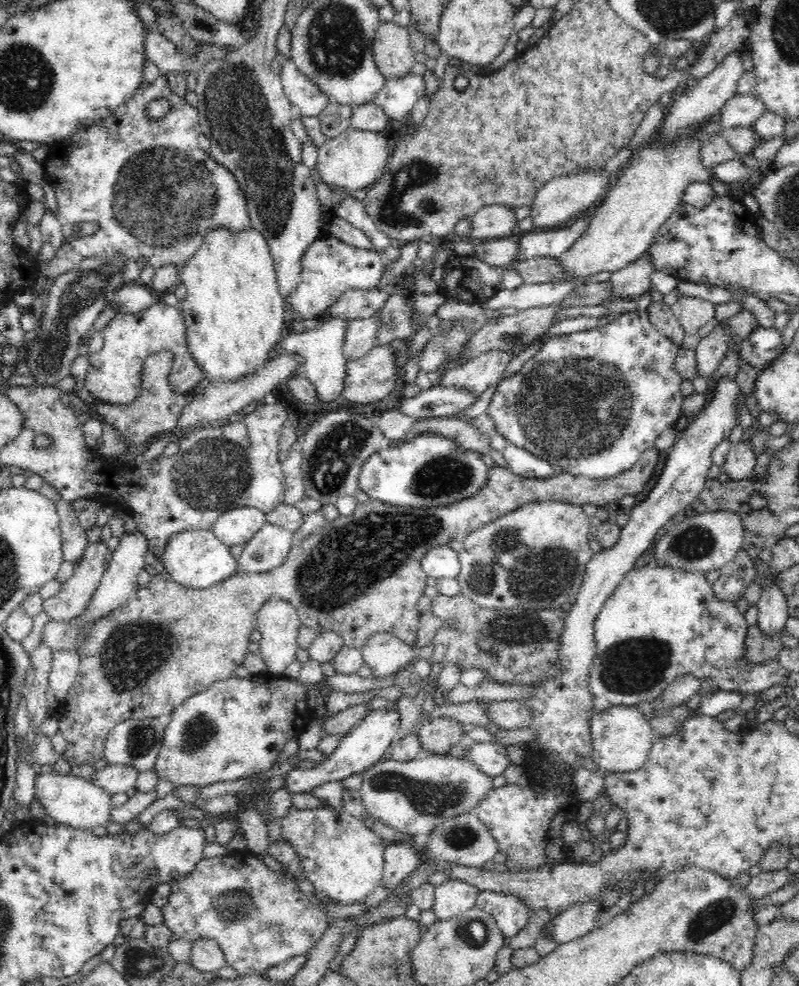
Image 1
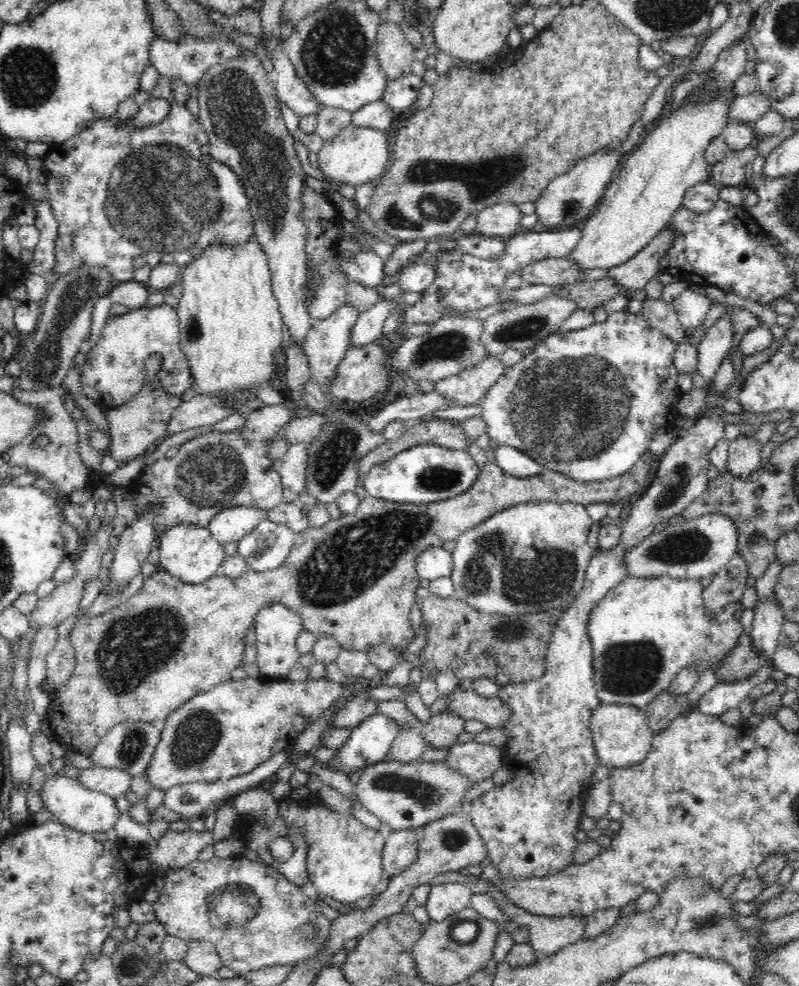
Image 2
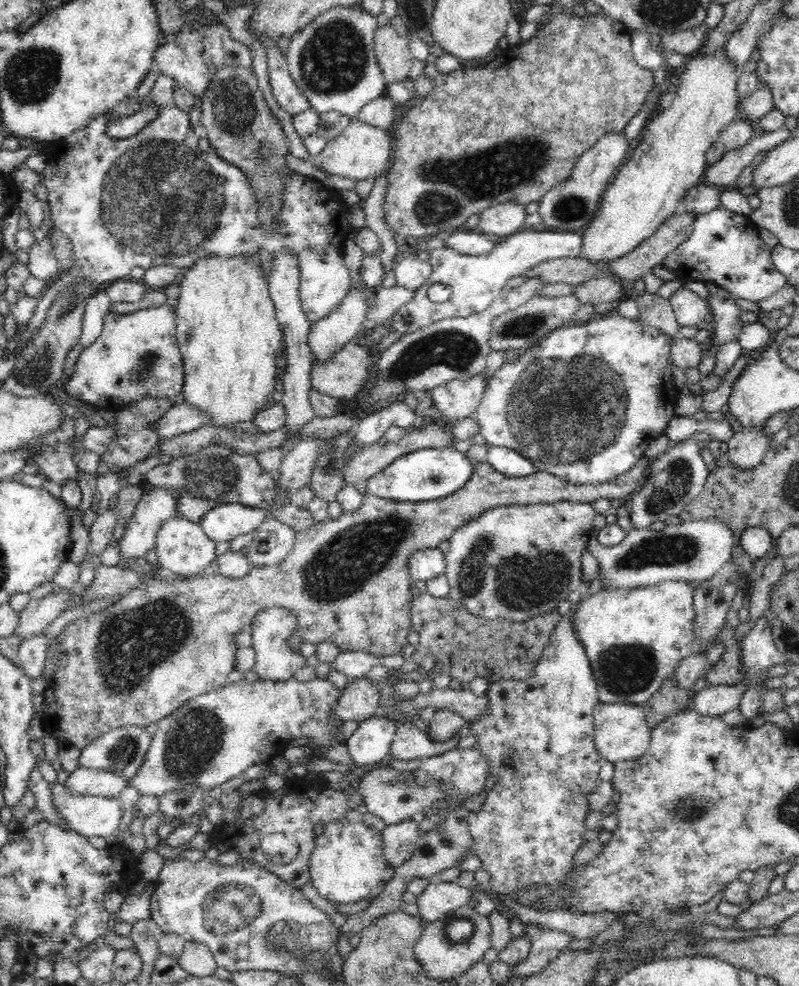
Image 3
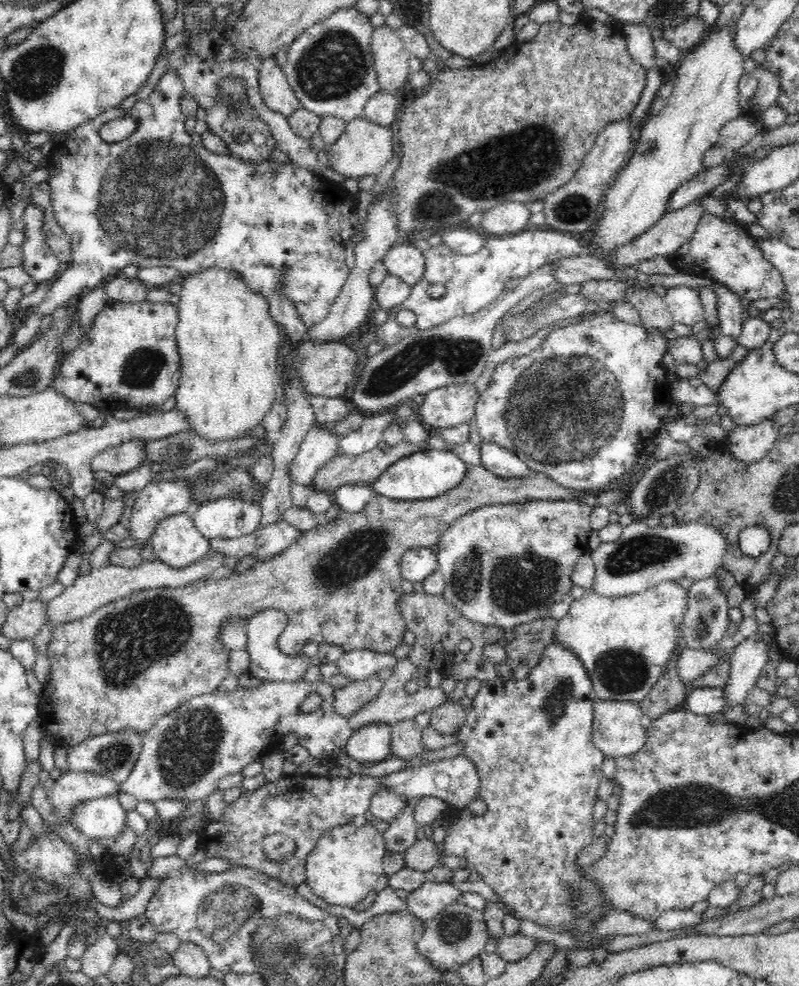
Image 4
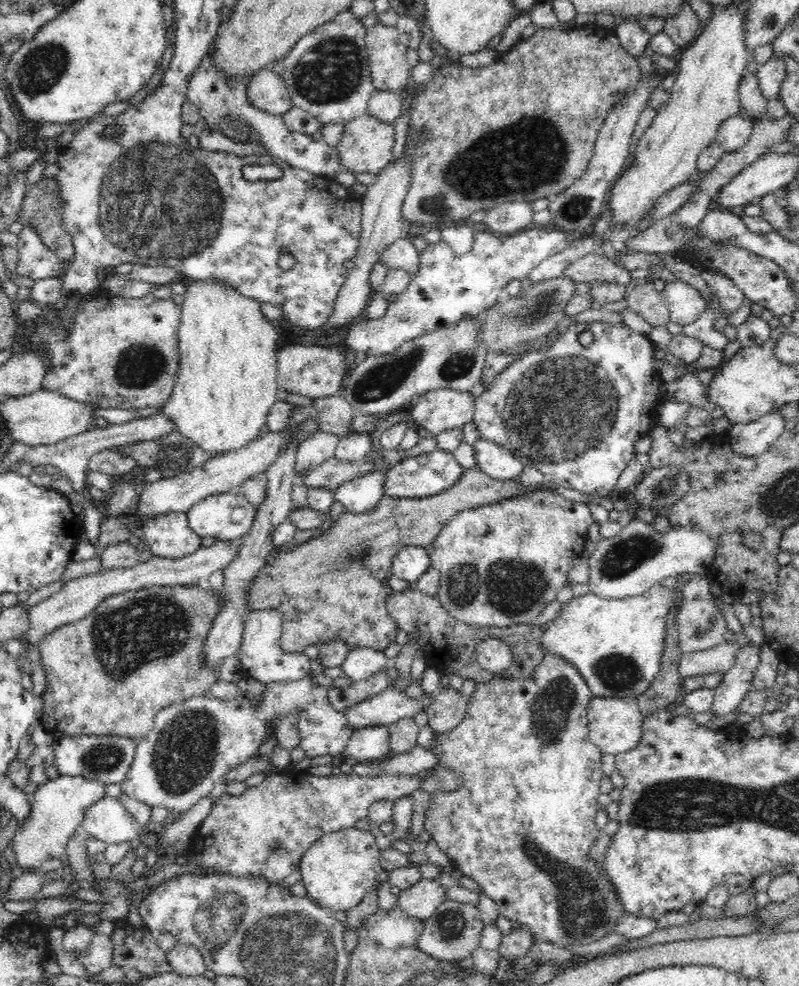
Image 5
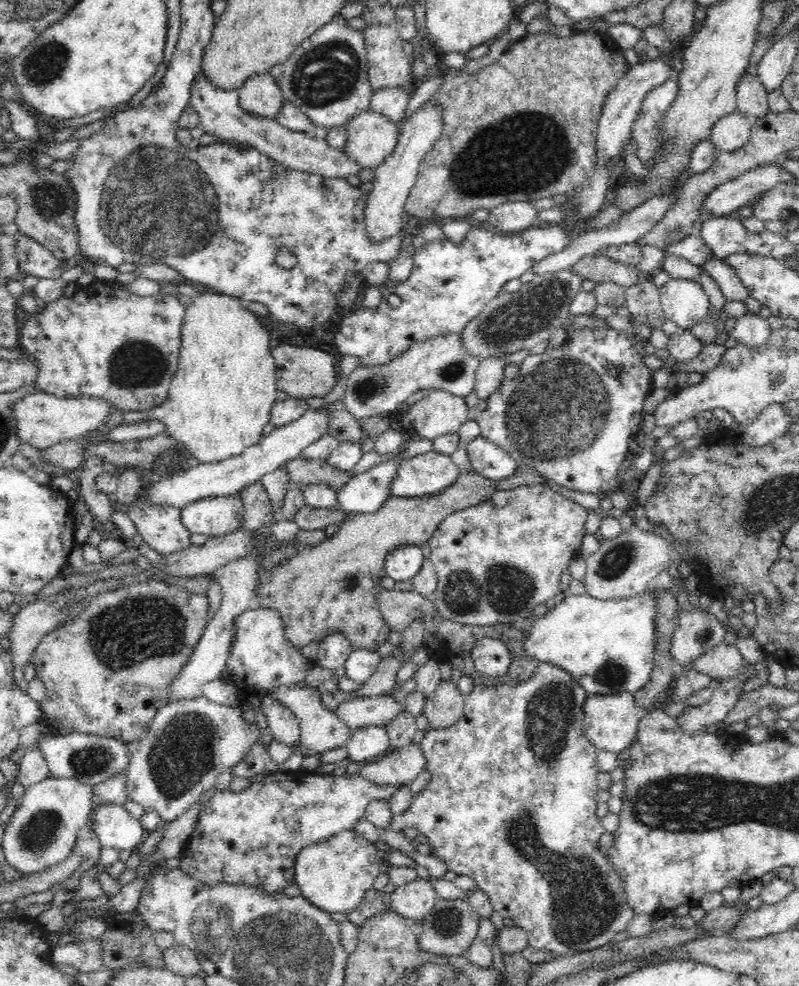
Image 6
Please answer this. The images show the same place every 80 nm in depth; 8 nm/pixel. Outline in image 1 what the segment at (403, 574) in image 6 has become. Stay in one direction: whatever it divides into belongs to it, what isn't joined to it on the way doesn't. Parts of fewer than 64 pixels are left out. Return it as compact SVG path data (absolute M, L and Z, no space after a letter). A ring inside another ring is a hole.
M440 545L425 552L420 564L425 575L436 580L439 578L457 578L461 569L457 552L448 545Z

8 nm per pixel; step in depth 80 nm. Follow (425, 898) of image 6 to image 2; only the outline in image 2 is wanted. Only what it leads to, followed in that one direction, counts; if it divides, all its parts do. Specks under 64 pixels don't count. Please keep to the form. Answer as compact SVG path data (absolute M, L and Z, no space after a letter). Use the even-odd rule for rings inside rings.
M458 882L431 885L425 908L431 921L440 922L447 916L470 907L473 891Z

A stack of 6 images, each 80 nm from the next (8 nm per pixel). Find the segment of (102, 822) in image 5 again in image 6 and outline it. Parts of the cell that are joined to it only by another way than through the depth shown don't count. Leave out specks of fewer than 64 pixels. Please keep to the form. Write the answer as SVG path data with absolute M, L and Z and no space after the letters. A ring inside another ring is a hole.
M102 804L94 810L94 831L104 848L119 852L135 850L147 833L138 819L134 819L123 806L119 804Z

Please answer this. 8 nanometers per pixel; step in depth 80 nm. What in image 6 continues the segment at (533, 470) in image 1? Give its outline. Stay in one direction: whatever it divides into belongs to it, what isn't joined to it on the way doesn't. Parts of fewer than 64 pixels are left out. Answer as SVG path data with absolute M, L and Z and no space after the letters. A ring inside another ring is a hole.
M482 435L471 440L466 448L472 470L480 476L496 481L508 478L518 470L519 464L504 449Z

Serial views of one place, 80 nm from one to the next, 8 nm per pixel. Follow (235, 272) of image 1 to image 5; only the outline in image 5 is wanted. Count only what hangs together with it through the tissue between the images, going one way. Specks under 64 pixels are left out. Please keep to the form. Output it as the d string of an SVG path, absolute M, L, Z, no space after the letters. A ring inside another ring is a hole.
M203 280L190 281L184 294L181 304L181 318L178 326L179 340L179 371L175 380L174 390L168 402L161 407L161 414L165 414L174 424L175 430L185 438L189 438L198 448L203 448L204 452L213 452L213 454L225 455L232 450L244 448L244 445L250 444L254 439L260 436L262 426L267 422L267 416L276 400L277 388L277 350L276 340L278 333L276 332L274 322L268 320L261 311L262 302L258 302L253 298L248 298L240 294L238 289L232 288L219 280Z

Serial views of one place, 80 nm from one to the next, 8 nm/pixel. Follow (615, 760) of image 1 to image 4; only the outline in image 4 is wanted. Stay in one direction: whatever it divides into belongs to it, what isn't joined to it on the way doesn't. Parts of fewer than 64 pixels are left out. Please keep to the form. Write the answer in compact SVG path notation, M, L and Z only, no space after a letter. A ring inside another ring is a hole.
M597 698L593 706L593 734L592 741L605 756L614 759L619 756L634 755L644 748L648 740L646 719L636 701L604 700Z

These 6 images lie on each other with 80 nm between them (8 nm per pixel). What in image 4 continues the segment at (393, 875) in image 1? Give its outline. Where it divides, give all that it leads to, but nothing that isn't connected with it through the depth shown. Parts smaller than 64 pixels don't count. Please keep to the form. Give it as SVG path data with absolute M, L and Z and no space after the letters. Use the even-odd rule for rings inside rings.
M410 805L389 822L388 830L383 833L386 850L404 854L420 836L421 829L414 821L414 810Z

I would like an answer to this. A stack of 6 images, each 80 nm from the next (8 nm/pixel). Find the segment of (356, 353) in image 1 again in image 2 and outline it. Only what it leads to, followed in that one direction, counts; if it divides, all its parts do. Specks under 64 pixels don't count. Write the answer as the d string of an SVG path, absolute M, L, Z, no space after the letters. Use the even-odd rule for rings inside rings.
M378 299L378 302L360 313L350 336L350 347L366 346L372 342L380 342L380 336L383 334L383 326L386 318L390 316L392 308L396 306L394 299Z

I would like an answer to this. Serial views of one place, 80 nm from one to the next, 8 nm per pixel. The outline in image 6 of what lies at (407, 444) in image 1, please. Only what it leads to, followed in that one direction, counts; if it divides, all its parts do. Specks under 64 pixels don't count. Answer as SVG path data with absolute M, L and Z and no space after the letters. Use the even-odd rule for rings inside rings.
M435 449L420 453L402 462L390 484L390 494L405 499L436 494L455 482L460 475L458 471L448 454Z

